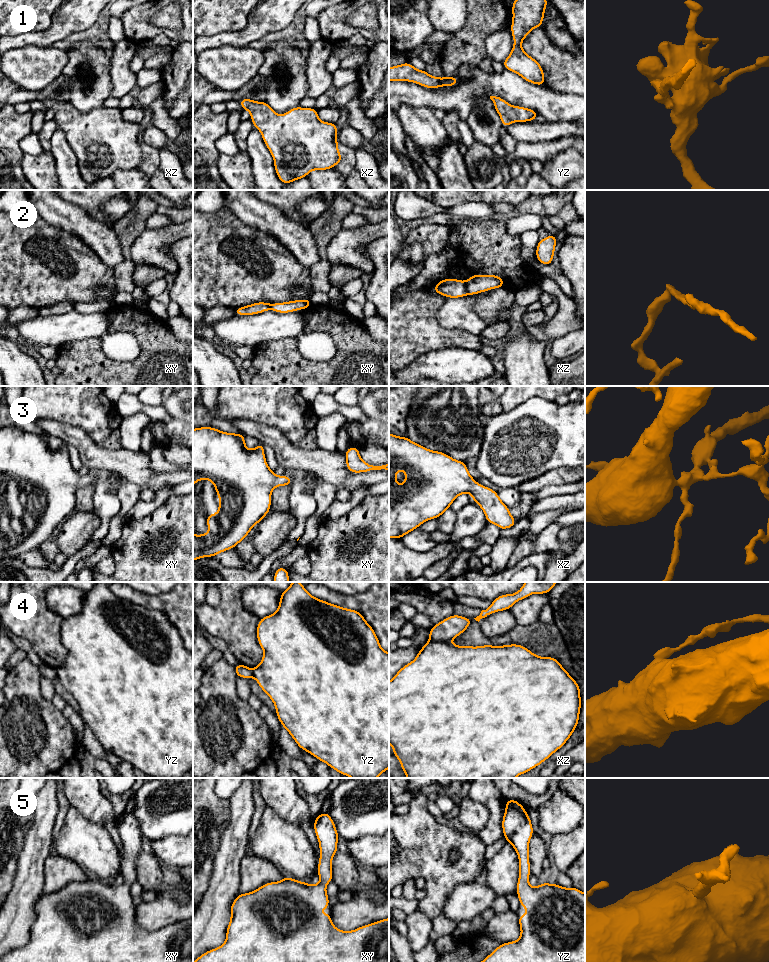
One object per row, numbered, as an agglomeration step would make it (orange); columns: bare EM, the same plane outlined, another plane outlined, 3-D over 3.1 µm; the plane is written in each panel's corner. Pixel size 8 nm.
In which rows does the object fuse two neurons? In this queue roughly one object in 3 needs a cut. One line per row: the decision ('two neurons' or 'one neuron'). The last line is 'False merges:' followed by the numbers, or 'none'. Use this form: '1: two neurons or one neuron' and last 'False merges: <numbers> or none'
1: one neuron
2: two neurons
3: one neuron
4: two neurons
5: one neuron
False merges: 2, 4

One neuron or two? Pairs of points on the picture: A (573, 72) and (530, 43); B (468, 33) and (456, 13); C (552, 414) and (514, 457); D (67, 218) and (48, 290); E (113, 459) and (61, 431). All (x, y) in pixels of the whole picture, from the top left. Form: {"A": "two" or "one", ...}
{"A": "one", "B": "two", "C": "one", "D": "two", "E": "one"}

